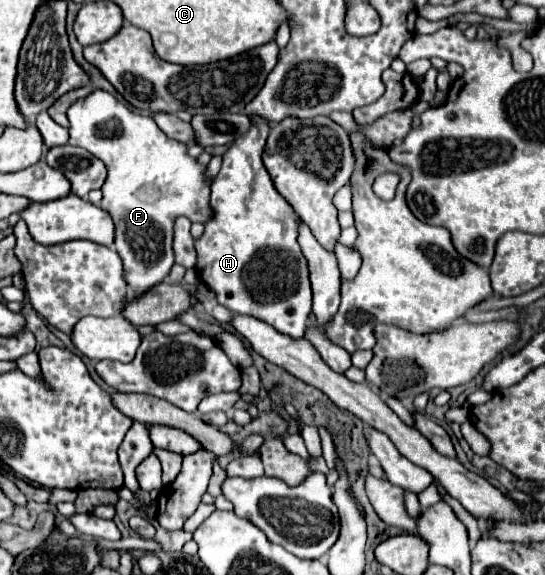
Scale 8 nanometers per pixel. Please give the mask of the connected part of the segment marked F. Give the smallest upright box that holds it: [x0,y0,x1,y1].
[67,88,211,296]

